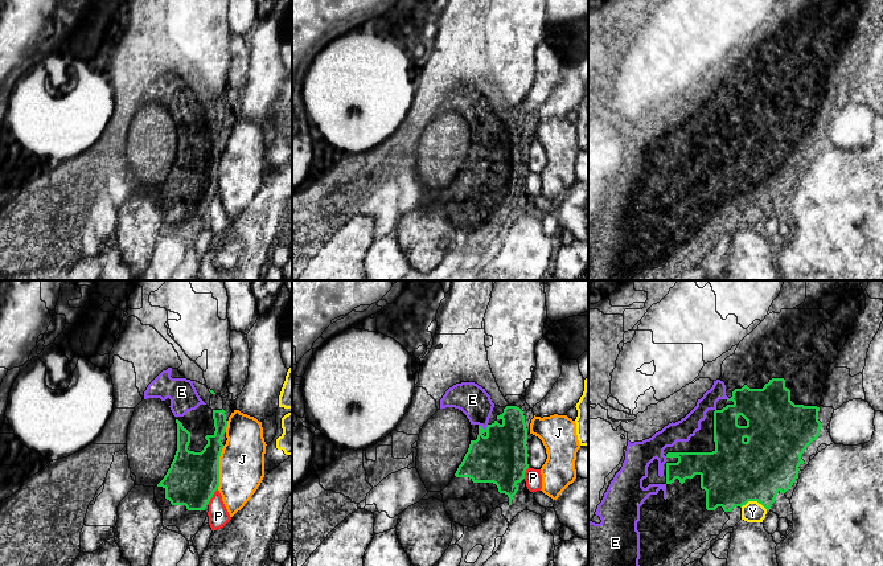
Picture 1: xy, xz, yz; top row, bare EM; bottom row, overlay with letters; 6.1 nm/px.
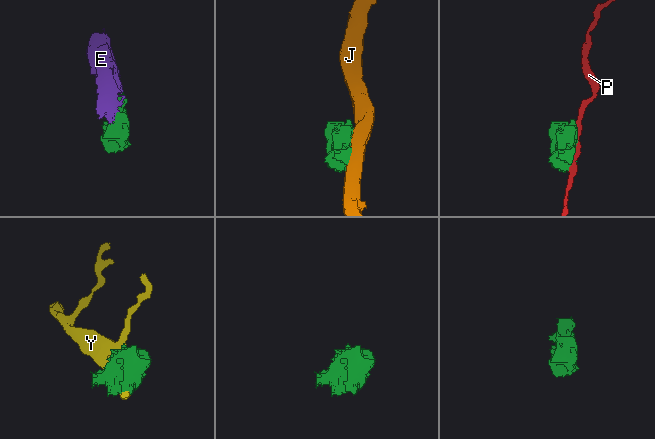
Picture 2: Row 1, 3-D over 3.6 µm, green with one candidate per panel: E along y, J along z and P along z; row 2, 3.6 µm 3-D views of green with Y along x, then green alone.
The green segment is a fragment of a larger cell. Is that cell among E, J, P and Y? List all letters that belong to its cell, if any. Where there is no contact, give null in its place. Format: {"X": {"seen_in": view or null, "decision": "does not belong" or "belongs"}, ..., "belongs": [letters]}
{"E": {"seen_in": "xz", "decision": "belongs"}, "J": {"seen_in": "xy", "decision": "does not belong"}, "P": {"seen_in": "xy", "decision": "does not belong"}, "Y": {"seen_in": "yz", "decision": "does not belong"}, "belongs": ["E"]}

